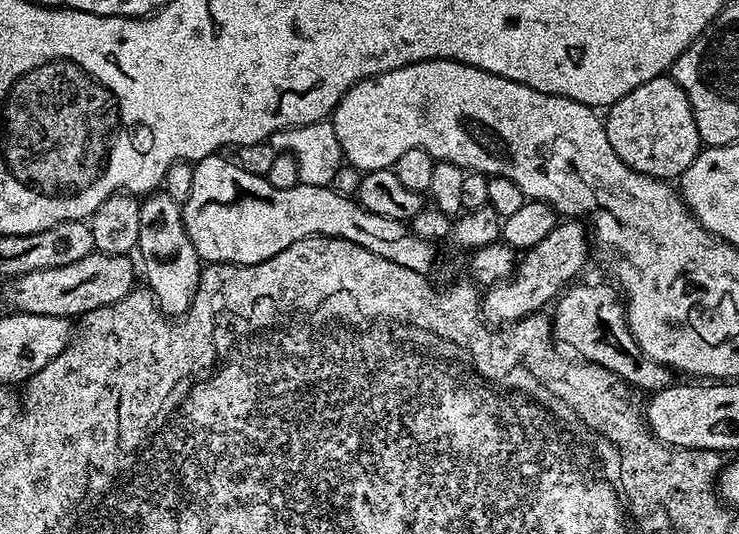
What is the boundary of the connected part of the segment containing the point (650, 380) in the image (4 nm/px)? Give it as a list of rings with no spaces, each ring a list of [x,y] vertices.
[[[573,283],[555,301],[556,317],[552,320],[552,328],[556,331],[557,338],[562,343],[569,344],[580,355],[577,357],[581,361],[610,370],[633,389],[641,388],[645,394],[651,394],[671,386],[674,382],[673,369],[654,362],[654,358],[647,356],[632,337],[632,332],[628,329],[626,308],[617,289],[612,289],[608,284],[580,283]]]

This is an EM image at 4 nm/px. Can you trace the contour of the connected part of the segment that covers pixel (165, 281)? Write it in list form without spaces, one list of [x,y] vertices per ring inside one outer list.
[[[157,190],[143,197],[140,205],[140,225],[138,226],[138,260],[142,265],[142,276],[146,281],[147,287],[156,302],[160,306],[160,311],[169,318],[180,318],[185,315],[192,307],[192,300],[196,297],[196,291],[200,285],[200,274],[202,271],[202,261],[198,250],[194,250],[194,242],[190,242],[190,234],[184,225],[184,214],[181,201],[175,200],[170,193],[165,190]]]

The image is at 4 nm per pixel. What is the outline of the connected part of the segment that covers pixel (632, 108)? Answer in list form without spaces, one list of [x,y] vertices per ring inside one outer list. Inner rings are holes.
[[[671,75],[656,76],[650,82],[642,82],[642,86],[630,90],[630,94],[611,105],[607,112],[603,117],[606,138],[610,138],[614,154],[618,154],[618,158],[636,172],[672,182],[702,151],[690,102],[682,86],[678,86]]]

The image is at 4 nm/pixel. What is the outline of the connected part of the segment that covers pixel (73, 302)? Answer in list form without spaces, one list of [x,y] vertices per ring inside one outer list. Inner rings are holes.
[[[94,250],[86,258],[78,258],[78,262],[70,262],[66,266],[34,270],[12,277],[3,285],[4,296],[17,312],[83,318],[86,313],[110,306],[134,291],[138,284],[138,268],[134,260],[132,265],[132,260],[131,255],[107,256]]]

